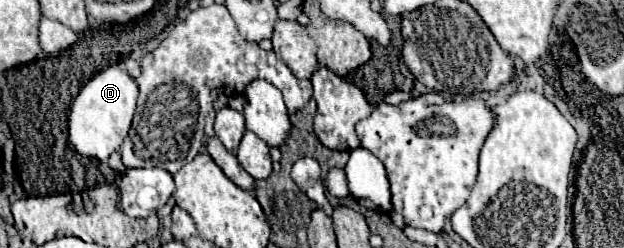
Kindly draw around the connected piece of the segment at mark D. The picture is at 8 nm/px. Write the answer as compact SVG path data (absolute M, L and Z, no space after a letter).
M119 65L107 67L105 71L97 73L77 95L69 115L69 141L77 149L77 153L85 157L95 157L99 161L107 161L111 153L115 153L127 131L131 127L131 119L135 113L137 101L137 83L127 75L125 69Z

